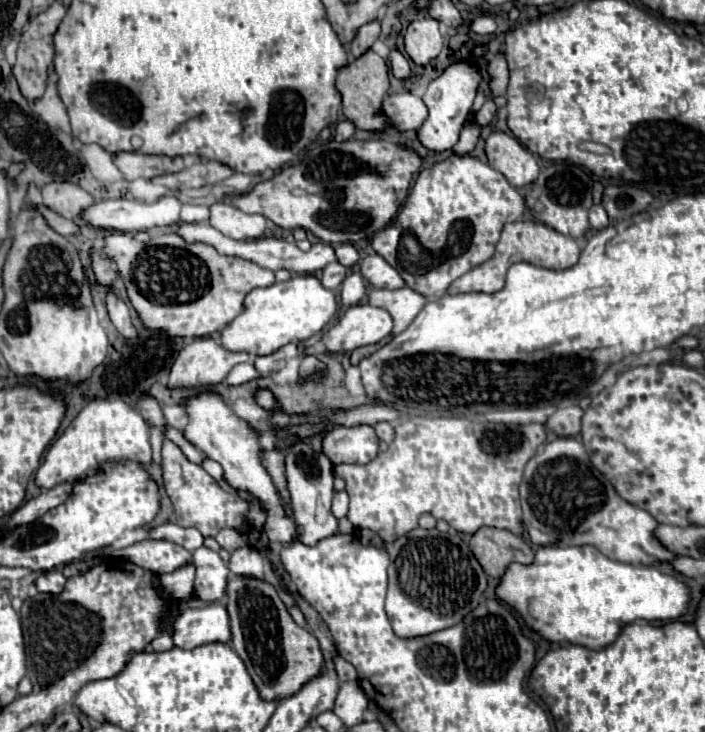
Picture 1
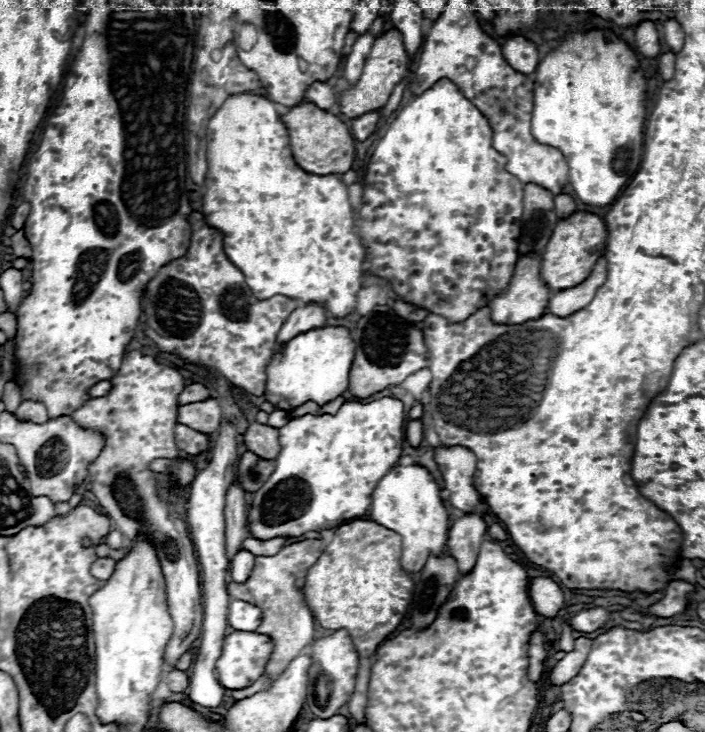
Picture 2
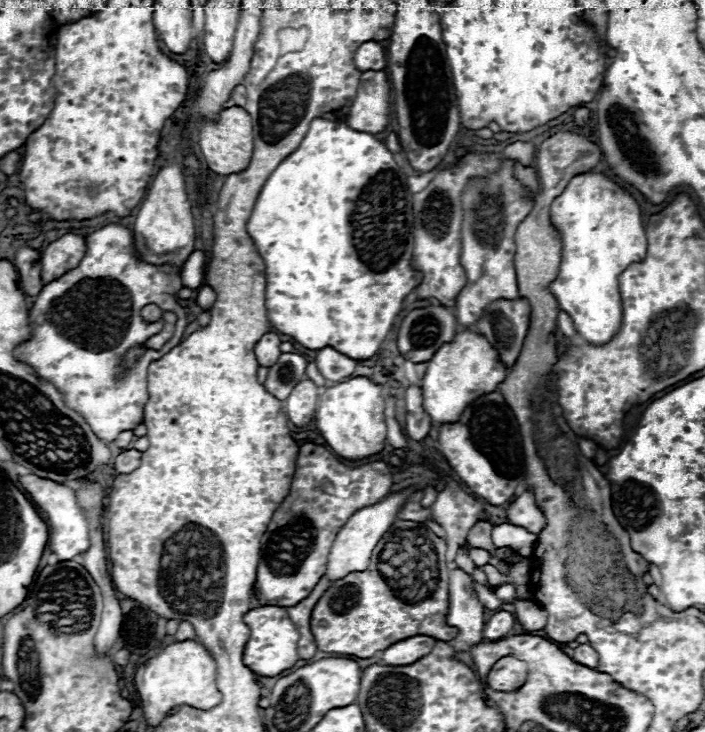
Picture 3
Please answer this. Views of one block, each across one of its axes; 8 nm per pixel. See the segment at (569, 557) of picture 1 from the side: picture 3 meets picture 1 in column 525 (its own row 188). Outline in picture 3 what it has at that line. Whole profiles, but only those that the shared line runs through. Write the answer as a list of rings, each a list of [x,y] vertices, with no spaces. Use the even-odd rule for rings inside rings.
[[[588,172],[574,176],[574,180],[570,180],[564,192],[554,198],[550,218],[562,234],[562,262],[556,280],[550,284],[550,292],[556,296],[560,310],[564,310],[572,318],[576,332],[586,342],[596,346],[606,344],[618,334],[622,324],[622,298],[618,292],[618,276],[630,264],[642,262],[646,258],[648,242],[640,220],[640,208],[636,200],[608,176]]]

